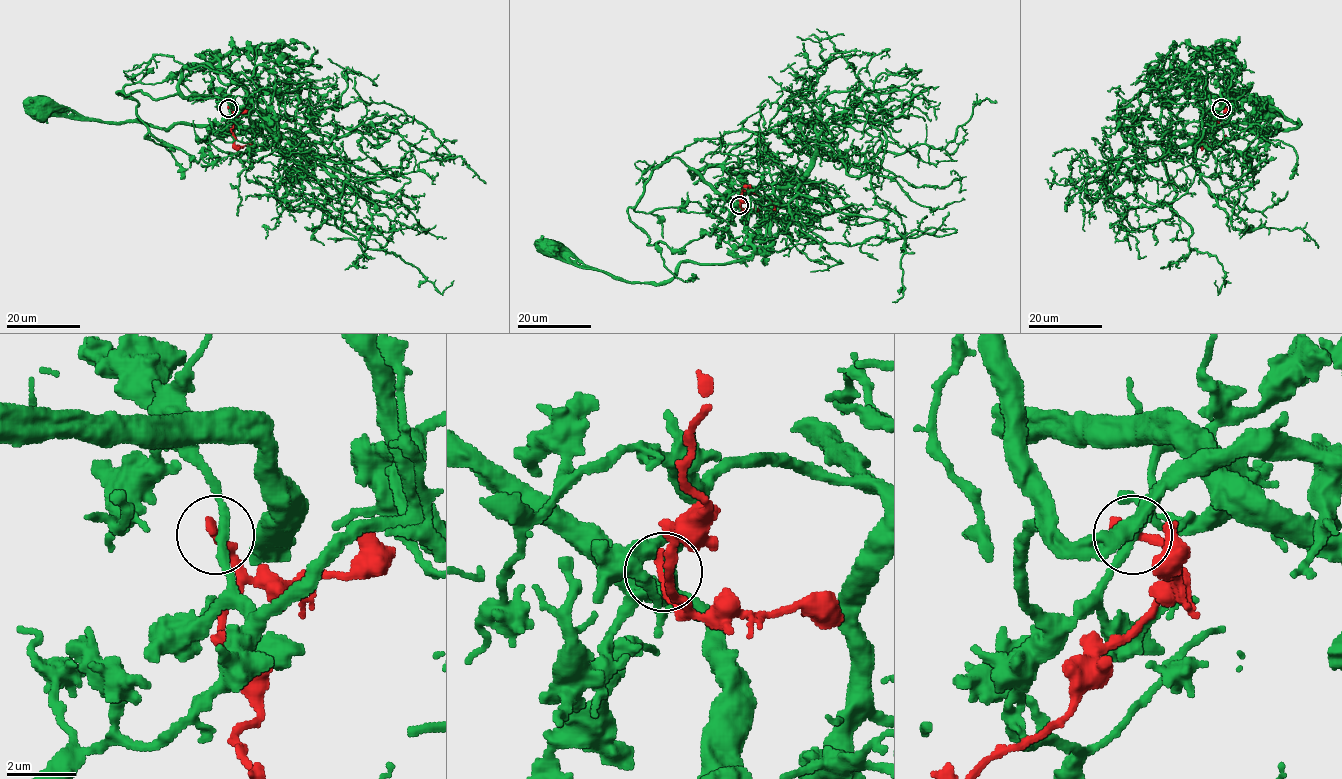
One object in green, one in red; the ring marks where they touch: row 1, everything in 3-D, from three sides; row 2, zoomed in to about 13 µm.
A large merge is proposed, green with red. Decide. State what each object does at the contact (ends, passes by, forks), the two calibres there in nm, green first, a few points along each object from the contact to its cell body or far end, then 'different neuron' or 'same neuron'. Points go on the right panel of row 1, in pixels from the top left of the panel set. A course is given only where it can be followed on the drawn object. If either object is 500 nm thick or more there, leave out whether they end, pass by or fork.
green passes by | red ends | 260/340 nm | green via (1221, 108), (1224, 98), (1229, 99), (1262, 131), (1277, 123), (1283, 129), (1300, 123), (1264, 104) | red via (1221, 108), (1226, 112), (1203, 135), (1202, 147), (1216, 145), (1226, 135) | different neuron

